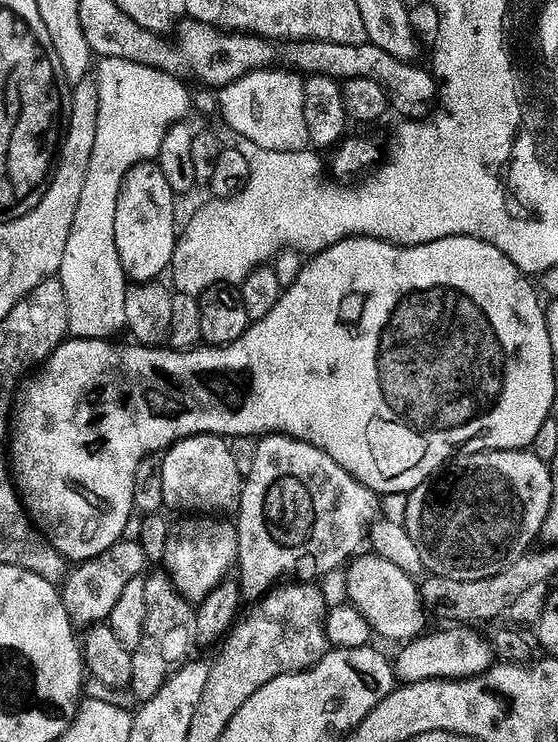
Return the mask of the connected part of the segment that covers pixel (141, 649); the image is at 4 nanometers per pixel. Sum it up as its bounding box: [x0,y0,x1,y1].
[130,572,198,702]

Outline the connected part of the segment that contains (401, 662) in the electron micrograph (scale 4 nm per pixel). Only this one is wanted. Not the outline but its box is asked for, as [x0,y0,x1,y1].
[395,628,494,684]

